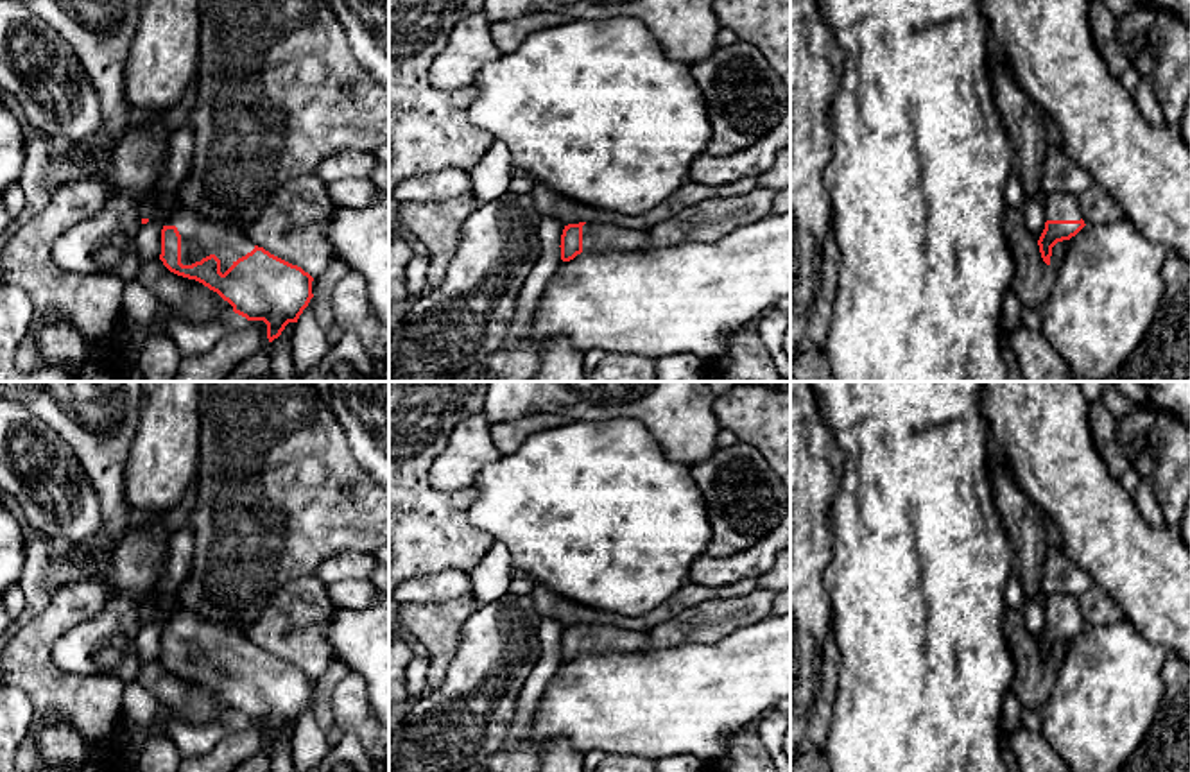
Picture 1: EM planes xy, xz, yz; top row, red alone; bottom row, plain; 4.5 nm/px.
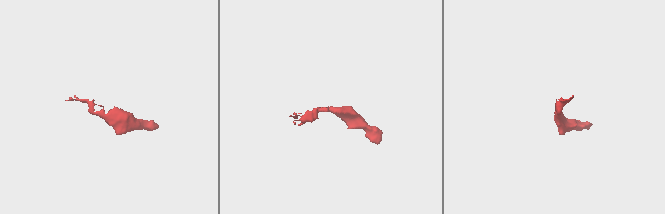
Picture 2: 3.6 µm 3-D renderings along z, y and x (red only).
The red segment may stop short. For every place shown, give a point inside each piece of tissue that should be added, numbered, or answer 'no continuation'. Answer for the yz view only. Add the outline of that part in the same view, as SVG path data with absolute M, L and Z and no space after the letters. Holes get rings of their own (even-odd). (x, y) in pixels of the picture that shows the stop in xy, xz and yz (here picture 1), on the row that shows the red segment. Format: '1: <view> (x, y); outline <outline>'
1: yz (1058, 205); outline M1052 192L1043 195L1045 220L1081 220L1079 195Z

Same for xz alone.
1: xz (595, 237); outline M586 222L582 226L582 251L643 249L651 238L647 229L629 229L615 224Z

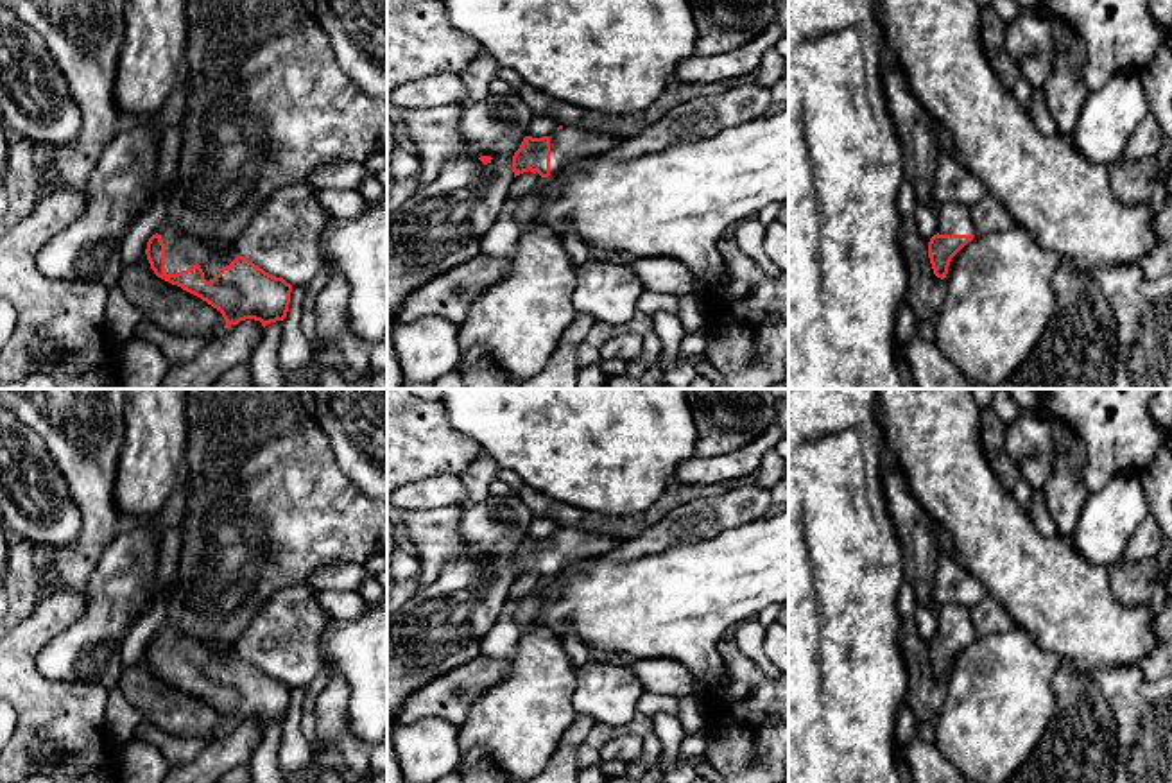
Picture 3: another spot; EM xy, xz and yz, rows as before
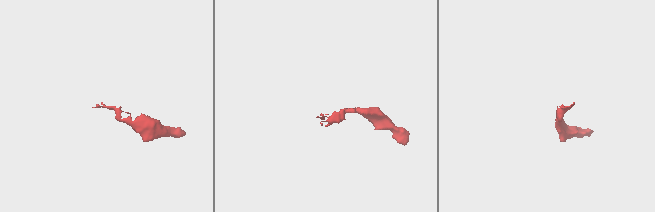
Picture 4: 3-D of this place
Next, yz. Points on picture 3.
1: yz (954, 217); outline M952 201L935 206L939 235L977 235L969 217L969 206Z

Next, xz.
1: xz (567, 146); outline M564 125L550 138L550 176L568 163L604 154L620 145L622 140L624 138L615 134L602 134Z

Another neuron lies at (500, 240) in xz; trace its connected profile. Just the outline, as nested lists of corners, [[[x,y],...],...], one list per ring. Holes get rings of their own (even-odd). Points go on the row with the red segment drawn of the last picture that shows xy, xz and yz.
[[[530,170],[513,179],[507,188],[507,197],[496,222],[480,240],[480,254],[496,258],[511,258],[514,254],[518,238],[523,233],[523,228],[520,228],[513,219],[514,206],[541,179],[543,177],[538,172]]]

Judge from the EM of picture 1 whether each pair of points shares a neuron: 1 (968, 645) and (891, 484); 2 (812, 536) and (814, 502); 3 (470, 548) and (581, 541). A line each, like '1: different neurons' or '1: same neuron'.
1: same neuron
2: same neuron
3: different neurons

